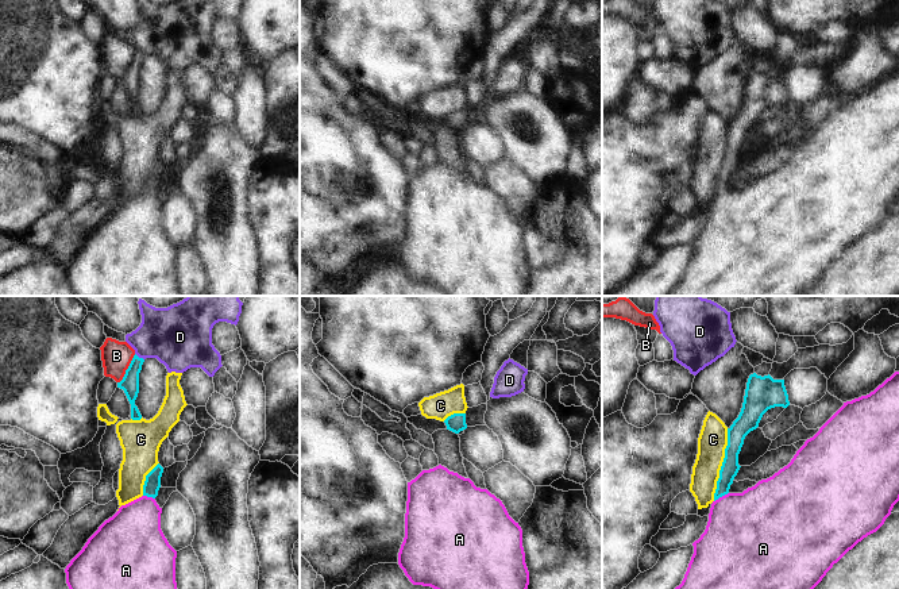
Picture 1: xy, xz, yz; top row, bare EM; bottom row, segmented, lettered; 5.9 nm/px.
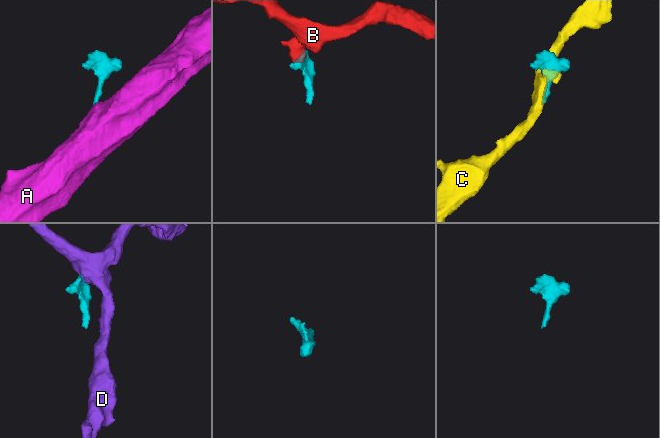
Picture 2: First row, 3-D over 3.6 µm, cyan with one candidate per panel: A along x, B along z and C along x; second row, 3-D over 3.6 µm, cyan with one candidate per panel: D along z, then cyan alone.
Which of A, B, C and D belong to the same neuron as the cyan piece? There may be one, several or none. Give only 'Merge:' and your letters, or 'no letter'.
Merge: A

